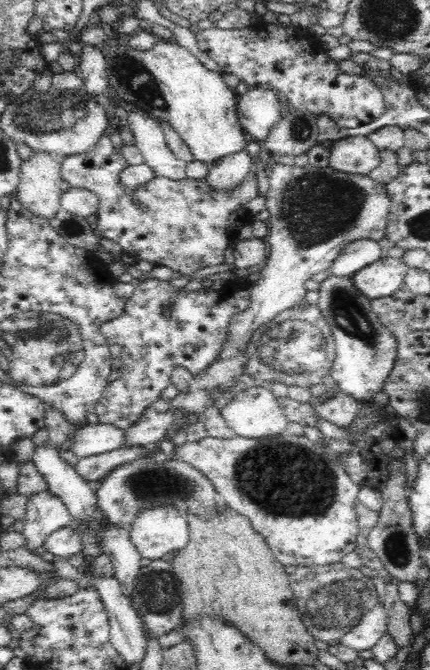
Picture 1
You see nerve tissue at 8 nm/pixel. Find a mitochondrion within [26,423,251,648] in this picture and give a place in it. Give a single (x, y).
(164, 482)

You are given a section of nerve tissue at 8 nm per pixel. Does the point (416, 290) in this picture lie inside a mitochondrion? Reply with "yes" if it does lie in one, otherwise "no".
no

